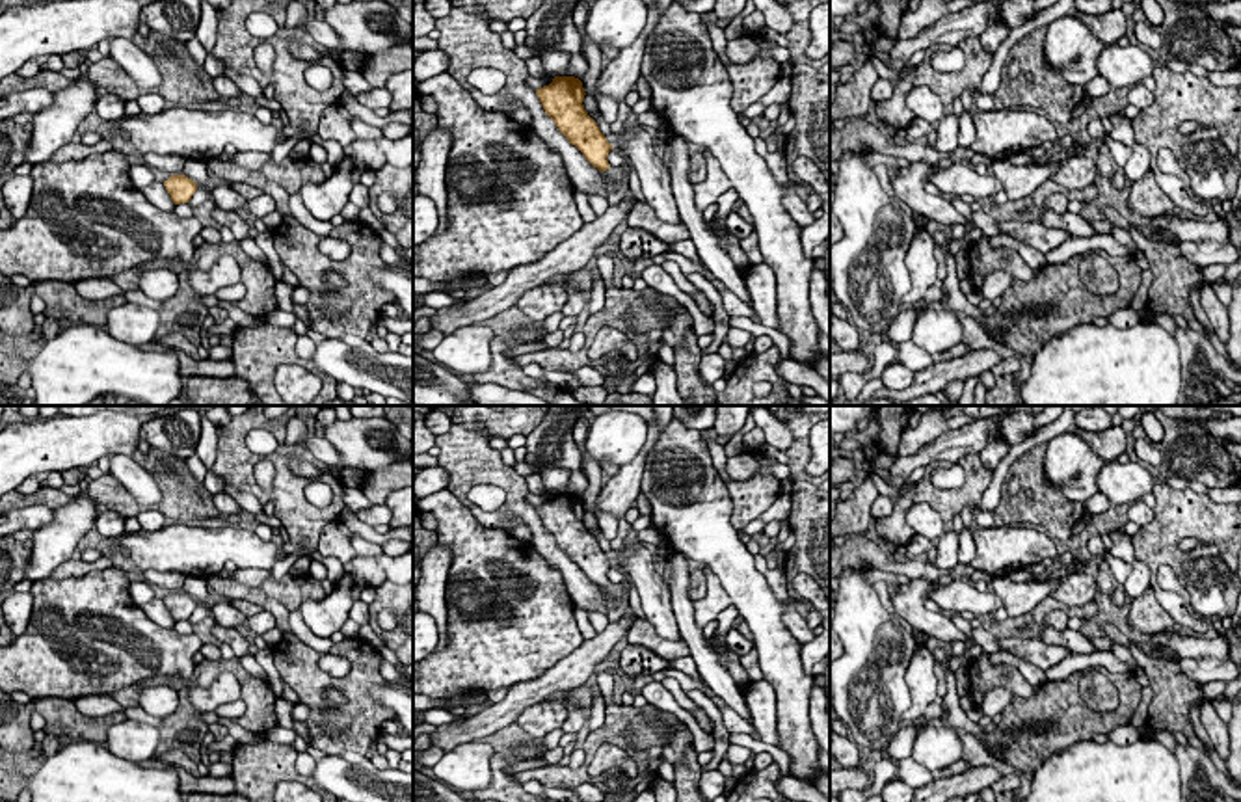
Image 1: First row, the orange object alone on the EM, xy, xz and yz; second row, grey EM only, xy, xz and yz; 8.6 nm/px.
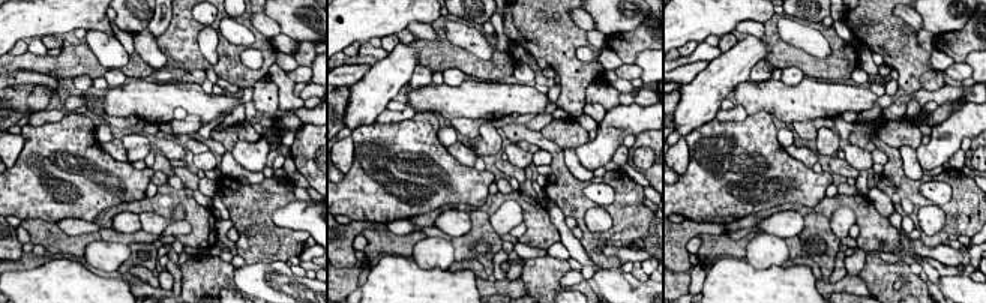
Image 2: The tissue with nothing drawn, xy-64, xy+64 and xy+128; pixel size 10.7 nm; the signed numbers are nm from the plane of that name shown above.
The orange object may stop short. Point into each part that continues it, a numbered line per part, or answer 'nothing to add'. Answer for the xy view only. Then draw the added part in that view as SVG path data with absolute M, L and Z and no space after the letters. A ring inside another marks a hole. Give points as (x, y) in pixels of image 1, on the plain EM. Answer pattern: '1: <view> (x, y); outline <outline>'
1: xy (196, 587); outline M188 575L182 586L182 592L192 595L197 605L208 607L208 584L203 577L192 577Z

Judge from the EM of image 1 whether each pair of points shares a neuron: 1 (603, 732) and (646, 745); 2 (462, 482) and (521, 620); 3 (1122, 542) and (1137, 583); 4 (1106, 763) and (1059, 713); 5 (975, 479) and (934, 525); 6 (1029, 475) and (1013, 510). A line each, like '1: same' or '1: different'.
1: same
2: different
3: same
4: different
5: different
6: same

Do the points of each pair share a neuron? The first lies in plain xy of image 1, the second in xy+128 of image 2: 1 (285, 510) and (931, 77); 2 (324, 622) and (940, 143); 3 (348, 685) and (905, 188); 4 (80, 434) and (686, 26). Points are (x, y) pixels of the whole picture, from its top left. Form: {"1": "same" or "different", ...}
{"1": "different", "2": "same", "3": "same", "4": "same"}

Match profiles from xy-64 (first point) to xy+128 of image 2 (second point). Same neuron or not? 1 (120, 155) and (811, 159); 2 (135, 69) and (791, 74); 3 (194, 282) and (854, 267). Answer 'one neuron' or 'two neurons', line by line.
1: one neuron
2: two neurons
3: two neurons

